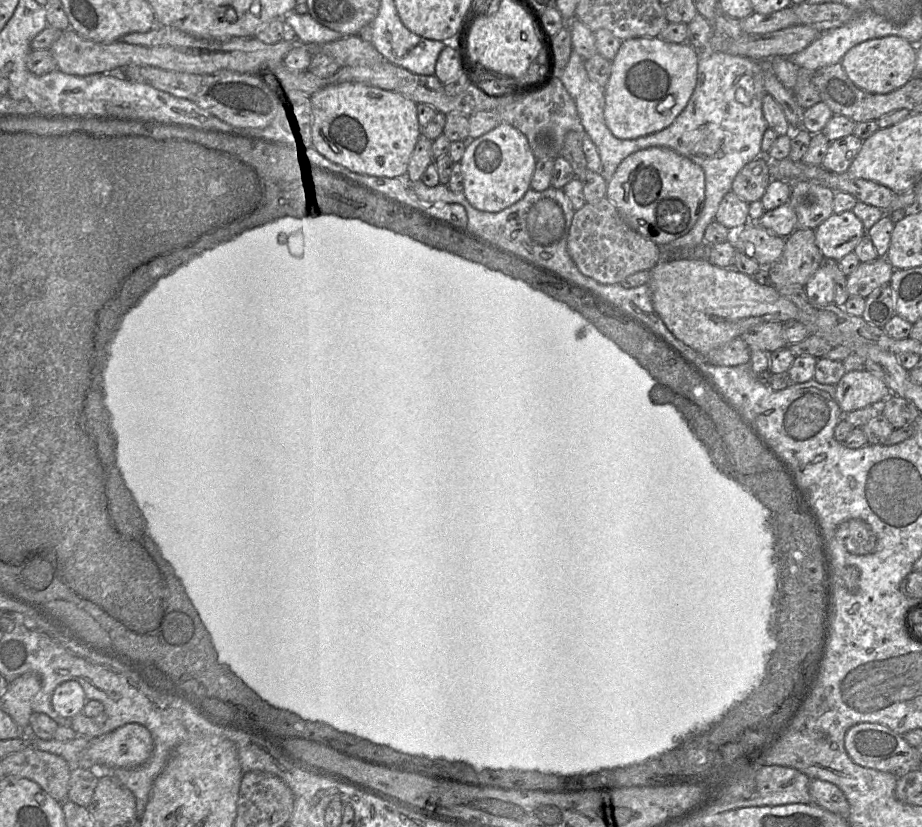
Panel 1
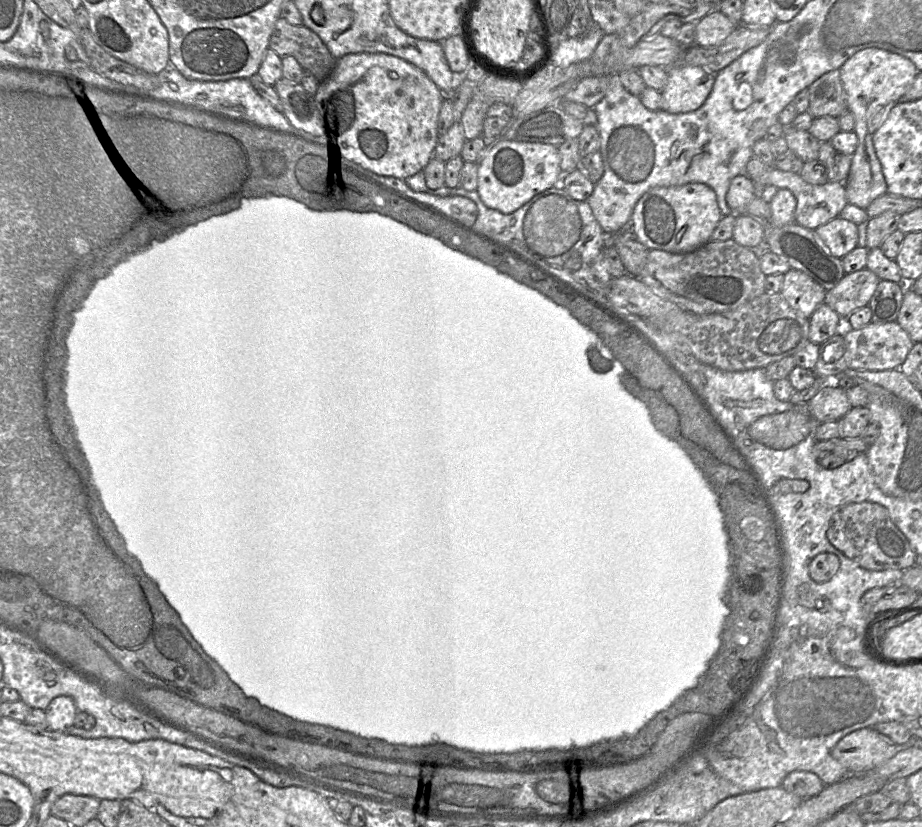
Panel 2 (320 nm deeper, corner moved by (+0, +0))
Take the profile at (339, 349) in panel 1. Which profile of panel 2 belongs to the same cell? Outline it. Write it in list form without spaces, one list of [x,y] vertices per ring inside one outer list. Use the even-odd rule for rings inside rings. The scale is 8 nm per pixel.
[[[268,197],[268,198],[247,198],[247,199],[242,199],[242,200],[241,200],[241,204],[240,204],[240,207],[239,207],[239,208],[238,208],[238,209],[237,209],[237,210],[235,210],[235,211],[232,211],[232,212],[230,212],[230,213],[228,213],[228,214],[225,214],[225,215],[221,215],[221,216],[213,216],[213,217],[211,217],[211,218],[209,218],[209,219],[207,219],[207,220],[205,220],[205,221],[202,221],[202,222],[200,222],[200,223],[198,223],[198,224],[196,224],[196,225],[193,225],[193,226],[190,226],[190,227],[187,227],[187,228],[186,228],[186,229],[184,229],[184,230],[183,230],[183,231],[182,231],[182,232],[180,232],[180,233],[177,233],[177,234],[174,234],[174,235],[172,235],[172,236],[170,236],[170,237],[168,237],[168,238],[166,238],[166,239],[164,239],[164,240],[157,240],[157,241],[154,241],[154,242],[152,242],[152,243],[151,243],[151,244],[150,244],[150,245],[149,245],[149,246],[148,246],[148,247],[147,247],[147,248],[146,248],[146,249],[144,249],[144,250],[143,250],[143,251],[141,251],[141,252],[138,252],[138,253],[135,253],[135,254],[132,254],[132,255],[131,255],[131,256],[129,256],[129,257],[128,257],[128,258],[127,258],[127,259],[125,259],[125,260],[124,260],[124,261],[122,261],[122,262],[120,262],[120,263],[118,263],[118,264],[117,264],[117,265],[115,265],[115,266],[114,266],[114,267],[113,267],[113,268],[112,268],[112,269],[111,269],[111,270],[110,270],[110,271],[109,271],[109,272],[108,272],[108,274],[107,274],[107,275],[106,275],[106,276],[105,276],[105,277],[103,277],[103,278],[101,278],[101,279],[99,279],[99,280],[97,280],[97,281],[96,281],[96,282],[95,282],[95,283],[94,283],[94,285],[93,285],[93,287],[92,287],[92,288],[91,288],[91,290],[90,290],[90,292],[89,292],[89,293],[88,293],[88,295],[87,295],[87,297],[86,297],[86,298],[85,298],[85,300],[84,300],[84,301],[83,301],[83,303],[82,303],[82,305],[81,305],[81,306],[80,306],[80,308],[79,308],[79,309],[78,309],[78,310],[77,310],[77,311],[76,311],[76,312],[75,312],[75,313],[74,313],[74,316],[73,316],[73,325],[72,325],[72,327],[71,327],[71,329],[70,329],[70,332],[69,332],[69,334],[68,334],[68,336],[67,336],[67,338],[66,338],[66,350],[67,350],[67,359],[66,359],[66,364],[65,364],[65,375],[66,375],[66,380],[65,380],[65,394],[66,394],[66,403],[67,403],[67,407],[68,407],[68,410],[69,410],[69,413],[70,413],[70,417],[71,417],[71,421],[72,421],[72,424],[73,424],[73,427],[74,427],[74,430],[75,430],[75,435],[76,435],[76,438],[77,438],[77,440],[78,440],[78,443],[79,443],[79,445],[80,445],[80,447],[81,447],[81,450],[82,450],[82,452],[83,452],[83,454],[84,454],[84,456],[85,456],[85,459],[86,459],[86,461],[87,461],[87,463],[88,463],[88,466],[89,466],[89,470],[90,470],[90,475],[91,475],[91,479],[92,479],[92,482],[93,482],[93,483],[94,483],[94,485],[95,485],[95,486],[96,486],[96,487],[97,487],[97,489],[98,489],[98,490],[99,490],[99,492],[100,492],[100,495],[101,495],[101,498],[102,498],[102,501],[103,501],[103,503],[104,503],[104,506],[105,506],[105,509],[106,509],[106,510],[107,510],[107,512],[108,512],[108,513],[109,513],[109,515],[110,515],[110,516],[111,516],[111,518],[112,518],[112,519],[113,519],[113,521],[114,521],[114,523],[115,523],[115,524],[116,524],[116,526],[117,526],[117,529],[118,529],[118,530],[119,530],[119,532],[120,532],[120,533],[121,533],[121,535],[122,535],[122,536],[123,536],[123,538],[124,538],[124,540],[125,540],[125,543],[126,543],[126,547],[127,547],[127,549],[128,549],[128,551],[129,551],[129,552],[130,552],[130,553],[132,553],[132,554],[133,554],[133,555],[134,555],[134,556],[136,556],[136,557],[137,557],[137,558],[138,558],[138,559],[139,559],[139,561],[140,561],[140,562],[141,562],[141,564],[142,564],[142,567],[143,567],[143,569],[144,569],[144,571],[145,571],[145,572],[146,572],[146,573],[147,573],[147,574],[148,574],[148,575],[149,575],[149,576],[151,576],[151,577],[152,577],[152,578],[153,578],[153,579],[154,579],[154,580],[155,580],[155,581],[156,581],[156,582],[157,582],[157,583],[158,583],[158,586],[159,586],[159,588],[160,588],[160,590],[161,590],[161,591],[162,591],[162,593],[163,593],[163,594],[164,594],[164,596],[165,596],[165,597],[166,597],[166,599],[167,599],[167,600],[168,600],[168,602],[169,602],[169,603],[170,603],[170,604],[171,604],[171,606],[172,606],[172,607],[174,607],[174,608],[175,608],[175,609],[176,609],[176,610],[177,610],[177,611],[178,611],[178,613],[179,613],[179,614],[180,614],[180,616],[181,616],[181,619],[182,619],[182,621],[183,621],[183,622],[184,622],[184,624],[185,624],[185,625],[186,625],[186,627],[187,627],[187,628],[188,628],[188,630],[189,630],[189,631],[190,631],[190,633],[191,633],[191,634],[192,634],[192,636],[193,636],[193,637],[194,637],[194,639],[195,639],[195,640],[196,640],[196,641],[197,641],[197,642],[199,642],[199,643],[200,643],[200,644],[201,644],[201,646],[202,646],[202,647],[203,647],[203,649],[204,649],[204,650],[205,650],[205,651],[206,651],[206,652],[207,652],[207,653],[208,653],[208,654],[209,654],[209,655],[210,655],[210,656],[211,656],[211,657],[212,657],[212,658],[213,658],[213,659],[214,659],[214,660],[215,660],[215,661],[217,661],[217,663],[218,663],[218,664],[219,664],[219,665],[220,665],[220,666],[221,666],[221,667],[222,667],[222,668],[223,668],[223,669],[224,669],[224,670],[225,670],[225,671],[226,671],[226,672],[227,672],[227,673],[228,673],[228,675],[229,675],[229,676],[230,676],[230,678],[231,678],[231,679],[232,679],[232,680],[233,680],[233,681],[234,681],[234,682],[235,682],[235,683],[236,683],[236,684],[237,684],[237,685],[238,685],[238,686],[239,686],[239,687],[240,687],[240,688],[241,688],[241,689],[242,689],[242,690],[243,690],[243,691],[244,691],[244,692],[245,692],[245,693],[246,693],[246,694],[247,694],[247,695],[250,695],[250,696],[253,696],[253,697],[255,697],[255,698],[257,698],[257,699],[258,699],[258,700],[259,700],[259,701],[260,701],[260,702],[261,702],[261,703],[262,703],[262,704],[265,704],[265,705],[267,705],[267,706],[269,706],[269,707],[271,707],[271,708],[273,708],[273,709],[276,709],[276,710],[278,710],[278,711],[280,711],[280,712],[282,712],[282,713],[284,713],[284,714],[286,714],[286,715],[288,715],[288,716],[290,716],[290,717],[292,717],[292,718],[294,718],[294,719],[297,719],[297,720],[301,720],[301,721],[307,721],[307,722],[311,722],[311,723],[318,723],[318,724],[324,724],[324,725],[329,725],[329,726],[332,726],[332,727],[336,727],[336,728],[340,728],[340,729],[343,729],[343,730],[348,730],[348,731],[352,731],[352,732],[354,732],[354,733],[357,733],[357,734],[359,734],[359,735],[362,735],[362,736],[365,736],[365,737],[376,737],[376,738],[381,738],[381,739],[384,739],[384,740],[386,740],[386,741],[388,741],[388,742],[391,742],[391,743],[397,743],[397,744],[407,744],[407,745],[422,745],[422,744],[426,744],[426,743],[428,743],[428,742],[436,742],[436,741],[444,741],[444,742],[447,742],[447,743],[449,743],[449,744],[452,744],[452,745],[454,745],[454,746],[457,746],[457,747],[460,747],[460,748],[467,748],[467,749],[471,749],[471,750],[474,750],[474,751],[488,751],[488,752],[512,752],[512,751],[516,751],[516,750],[519,750],[519,749],[546,749],[546,748],[560,748],[560,749],[564,749],[564,748],[569,748],[569,747],[582,747],[582,746],[586,746],[586,745],[589,745],[589,744],[591,744],[591,743],[593,743],[593,742],[596,742],[596,741],[599,741],[599,740],[601,740],[601,739],[605,739],[605,738],[613,738],[613,737],[621,737],[621,736],[630,736],[630,735],[634,735],[634,734],[635,734],[635,733],[636,733],[636,732],[637,732],[637,731],[638,731],[638,730],[639,730],[639,729],[640,729],[640,728],[641,728],[641,727],[642,727],[642,726],[643,726],[643,725],[644,725],[644,724],[645,724],[645,723],[646,723],[646,722],[647,722],[647,721],[648,721],[648,720],[649,720],[649,719],[651,719],[651,718],[652,718],[652,717],[653,717],[653,716],[654,716],[654,715],[655,715],[655,714],[657,714],[657,713],[658,713],[658,712],[660,712],[660,711],[661,711],[661,710],[663,710],[663,709],[665,709],[665,708],[666,708],[666,707],[668,707],[668,706],[669,706],[669,705],[670,705],[670,704],[671,704],[671,703],[672,703],[672,702],[673,702],[673,701],[674,701],[674,699],[675,699],[675,698],[676,698],[676,697],[677,697],[677,696],[678,696],[678,695],[680,695],[680,694],[681,694],[681,693],[682,693],[682,692],[683,692],[683,691],[684,691],[684,690],[686,690],[686,689],[689,689],[689,688],[691,688],[691,687],[693,687],[693,686],[694,686],[694,685],[695,685],[695,684],[696,684],[696,682],[697,682],[697,680],[698,680],[698,677],[699,677],[699,676],[700,676],[700,675],[701,675],[701,674],[702,674],[702,673],[703,673],[703,672],[704,672],[704,670],[705,670],[705,669],[706,669],[706,667],[707,667],[707,664],[708,664],[708,662],[709,662],[709,661],[710,661],[710,659],[711,659],[711,658],[712,658],[712,656],[713,656],[713,655],[714,655],[714,653],[715,653],[715,652],[716,652],[716,650],[717,650],[717,648],[718,648],[718,646],[719,646],[719,633],[720,633],[720,630],[721,630],[721,628],[722,628],[722,625],[723,625],[723,622],[724,622],[724,619],[725,619],[725,617],[726,617],[726,615],[727,615],[727,609],[726,609],[726,607],[725,607],[725,606],[724,606],[724,604],[723,604],[723,594],[724,594],[724,591],[725,591],[725,586],[726,586],[726,583],[727,583],[727,571],[728,571],[728,550],[727,550],[727,544],[726,544],[726,535],[725,535],[725,532],[724,532],[724,529],[723,529],[723,518],[722,518],[722,514],[721,514],[721,512],[720,512],[720,510],[719,510],[719,507],[718,507],[718,504],[717,504],[717,501],[716,501],[716,497],[715,497],[715,495],[714,495],[714,494],[713,494],[713,492],[712,492],[712,491],[711,491],[711,490],[710,490],[710,488],[709,488],[709,486],[708,486],[708,484],[707,484],[707,483],[706,483],[706,481],[705,481],[705,479],[704,479],[704,478],[703,478],[703,476],[702,476],[702,474],[701,474],[701,472],[700,472],[700,471],[699,471],[699,470],[698,470],[698,468],[697,468],[697,467],[696,467],[696,466],[695,466],[695,465],[694,465],[694,464],[693,464],[693,462],[692,462],[692,461],[691,461],[691,459],[690,459],[690,458],[689,458],[689,456],[688,456],[688,455],[687,455],[687,454],[686,454],[686,453],[685,453],[685,451],[684,451],[684,450],[683,450],[683,449],[682,449],[682,448],[681,448],[681,447],[680,447],[680,446],[679,446],[679,445],[678,445],[678,444],[677,444],[677,443],[676,443],[676,442],[674,442],[674,441],[672,441],[672,440],[670,440],[670,439],[669,439],[669,438],[667,438],[667,437],[665,437],[665,436],[663,436],[663,435],[662,435],[662,434],[661,434],[661,433],[659,433],[659,432],[658,432],[658,431],[657,431],[657,430],[656,430],[656,429],[655,429],[655,427],[654,427],[654,426],[653,426],[653,424],[652,424],[652,422],[651,422],[651,421],[650,421],[650,415],[649,415],[649,413],[648,413],[648,409],[647,409],[647,407],[646,407],[646,405],[645,405],[645,404],[644,404],[644,403],[643,403],[643,402],[642,402],[642,401],[641,401],[641,400],[639,400],[639,399],[637,399],[637,398],[635,398],[635,397],[633,397],[633,396],[632,396],[632,395],[631,395],[631,394],[630,394],[630,393],[628,393],[628,392],[627,392],[627,391],[626,391],[626,390],[625,390],[625,389],[624,389],[624,388],[623,388],[623,387],[622,387],[622,386],[621,386],[621,384],[620,384],[620,381],[619,381],[619,376],[620,376],[620,372],[621,372],[621,368],[620,368],[620,367],[619,367],[619,366],[615,366],[615,364],[614,364],[614,363],[613,363],[613,365],[612,365],[612,367],[611,367],[611,369],[610,369],[610,370],[609,370],[609,371],[608,371],[608,372],[606,372],[606,373],[603,373],[603,374],[599,374],[599,373],[596,373],[596,372],[595,372],[595,371],[591,371],[591,370],[590,370],[590,369],[589,369],[589,367],[588,367],[588,364],[587,364],[587,356],[586,356],[586,349],[587,349],[587,348],[588,348],[588,347],[589,347],[589,346],[591,346],[591,345],[595,345],[595,343],[596,343],[596,337],[595,337],[595,336],[594,336],[594,334],[593,334],[593,333],[591,333],[591,332],[590,332],[590,331],[589,331],[589,330],[587,330],[587,329],[586,329],[586,328],[584,328],[584,327],[583,327],[583,326],[582,326],[582,325],[581,325],[581,324],[579,324],[579,323],[578,323],[578,322],[577,322],[577,321],[576,321],[576,320],[575,320],[575,319],[574,319],[574,318],[573,318],[573,317],[572,317],[572,316],[571,316],[571,315],[570,315],[570,313],[569,313],[569,312],[568,312],[568,311],[567,311],[567,310],[566,310],[566,309],[565,309],[565,308],[563,308],[563,307],[561,307],[561,306],[558,306],[558,305],[556,305],[556,304],[554,304],[554,303],[553,303],[553,302],[551,302],[551,301],[550,301],[550,300],[548,300],[548,299],[547,299],[547,298],[545,298],[545,297],[544,297],[544,296],[543,296],[543,295],[541,295],[541,294],[540,294],[540,293],[538,293],[538,292],[537,292],[537,291],[535,291],[535,290],[533,290],[533,289],[531,289],[531,288],[528,288],[528,287],[526,287],[526,286],[524,286],[524,285],[521,285],[521,284],[519,284],[519,283],[517,283],[517,282],[516,282],[516,281],[514,281],[514,280],[513,280],[513,279],[511,279],[511,278],[509,278],[509,277],[507,277],[507,276],[504,276],[504,275],[502,275],[502,274],[500,274],[500,273],[498,273],[498,272],[497,272],[497,271],[496,271],[496,270],[495,270],[495,269],[494,269],[494,268],[492,268],[492,267],[490,267],[490,266],[487,266],[487,265],[485,265],[485,264],[483,264],[483,263],[481,263],[481,262],[480,262],[480,261],[478,261],[478,260],[475,260],[475,259],[472,259],[472,258],[470,258],[470,257],[468,257],[468,256],[465,256],[465,255],[464,255],[464,254],[461,254],[461,253],[459,253],[459,252],[456,252],[456,251],[454,251],[454,250],[451,250],[451,249],[450,249],[450,248],[448,248],[448,247],[446,247],[446,246],[445,246],[445,245],[443,245],[443,244],[442,244],[442,243],[441,243],[441,242],[440,242],[440,241],[438,241],[438,240],[436,240],[436,239],[434,239],[434,238],[431,238],[431,237],[428,237],[428,236],[425,236],[425,235],[422,235],[422,234],[420,234],[420,233],[418,233],[418,232],[415,232],[415,231],[414,231],[414,230],[412,230],[412,229],[410,229],[410,228],[408,228],[408,227],[407,227],[407,226],[405,226],[405,225],[403,225],[403,224],[400,224],[400,223],[398,223],[398,222],[396,222],[396,221],[394,221],[394,220],[392,220],[392,219],[390,219],[390,218],[387,218],[387,217],[384,217],[384,216],[381,216],[381,215],[379,215],[379,214],[376,214],[376,213],[353,213],[353,212],[319,212],[319,211],[314,211],[314,210],[310,210],[310,209],[309,209],[309,208],[307,208],[307,207],[306,207],[306,206],[305,206],[305,205],[304,205],[304,204],[302,204],[302,203],[300,203],[300,202],[297,202],[297,201],[295,201],[295,200],[293,200],[293,199],[290,199],[290,198],[286,198],[286,197]]]

